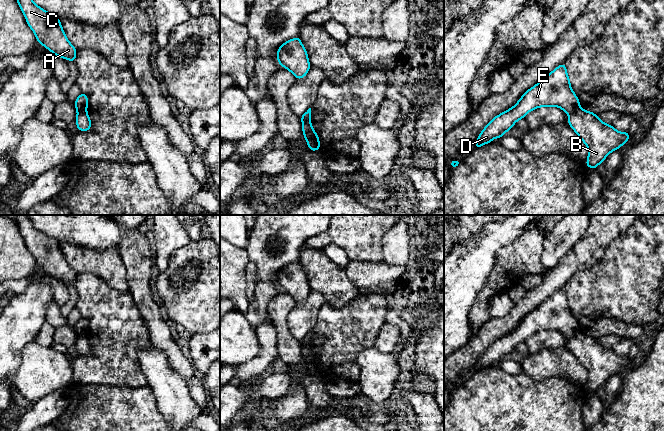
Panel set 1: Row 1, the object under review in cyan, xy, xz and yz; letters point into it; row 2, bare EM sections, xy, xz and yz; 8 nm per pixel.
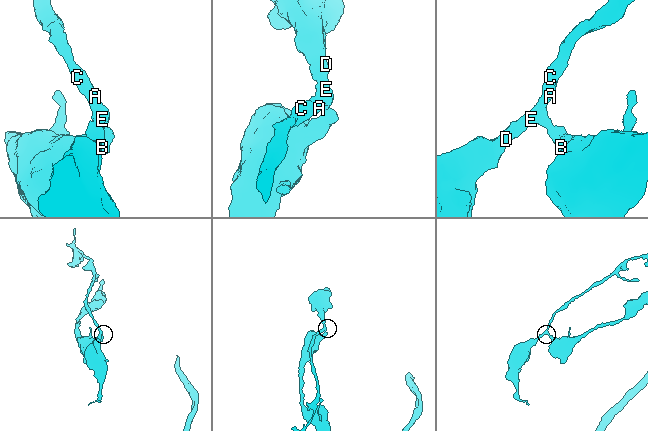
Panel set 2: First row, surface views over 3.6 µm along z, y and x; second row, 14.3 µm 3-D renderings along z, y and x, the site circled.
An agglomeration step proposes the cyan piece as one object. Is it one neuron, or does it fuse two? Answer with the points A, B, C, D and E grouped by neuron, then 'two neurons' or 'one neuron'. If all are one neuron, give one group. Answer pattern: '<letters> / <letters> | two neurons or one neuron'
A C D E / B | two neurons

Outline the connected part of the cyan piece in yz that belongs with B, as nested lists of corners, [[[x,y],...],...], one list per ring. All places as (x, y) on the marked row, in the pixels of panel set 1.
[[[579,109],[569,115],[568,125],[588,148],[585,162],[588,169],[596,169],[613,151],[618,150],[630,138],[628,132],[619,132],[598,118],[598,115]]]

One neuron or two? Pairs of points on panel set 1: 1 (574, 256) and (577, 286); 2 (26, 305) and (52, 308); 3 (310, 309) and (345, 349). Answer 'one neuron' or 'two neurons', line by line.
1: two neurons
2: two neurons
3: two neurons

